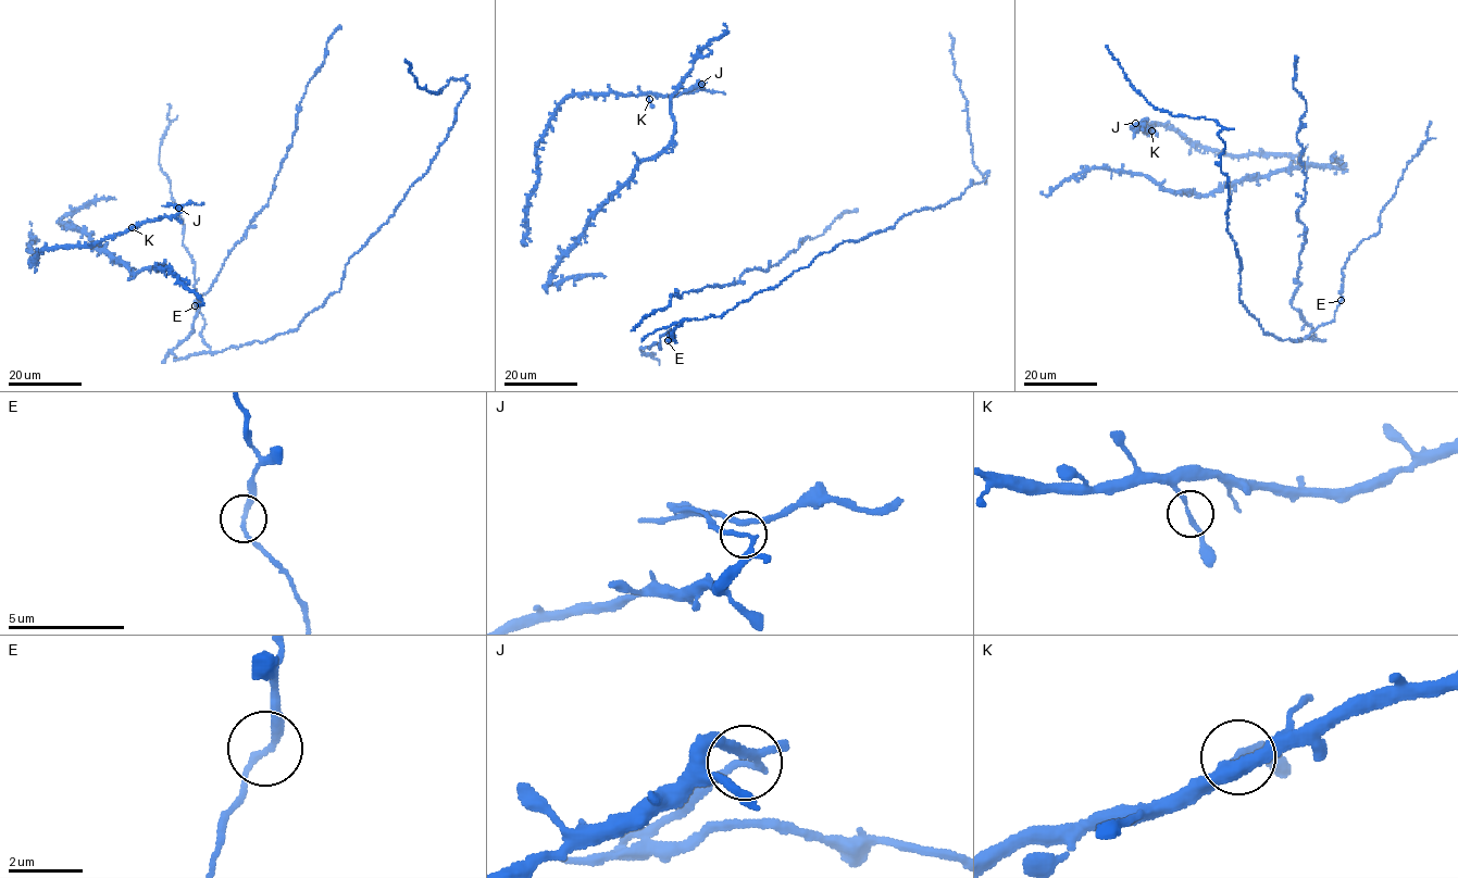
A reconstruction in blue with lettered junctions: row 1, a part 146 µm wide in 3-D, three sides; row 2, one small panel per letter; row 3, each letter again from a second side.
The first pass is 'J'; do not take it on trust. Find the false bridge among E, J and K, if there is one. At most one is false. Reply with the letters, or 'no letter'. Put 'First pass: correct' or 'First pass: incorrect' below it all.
J
First pass: correct

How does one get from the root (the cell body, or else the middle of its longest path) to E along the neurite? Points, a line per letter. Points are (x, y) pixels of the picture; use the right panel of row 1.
E: (1374, 236), (1366, 238), (1345, 262), (1341, 301)

